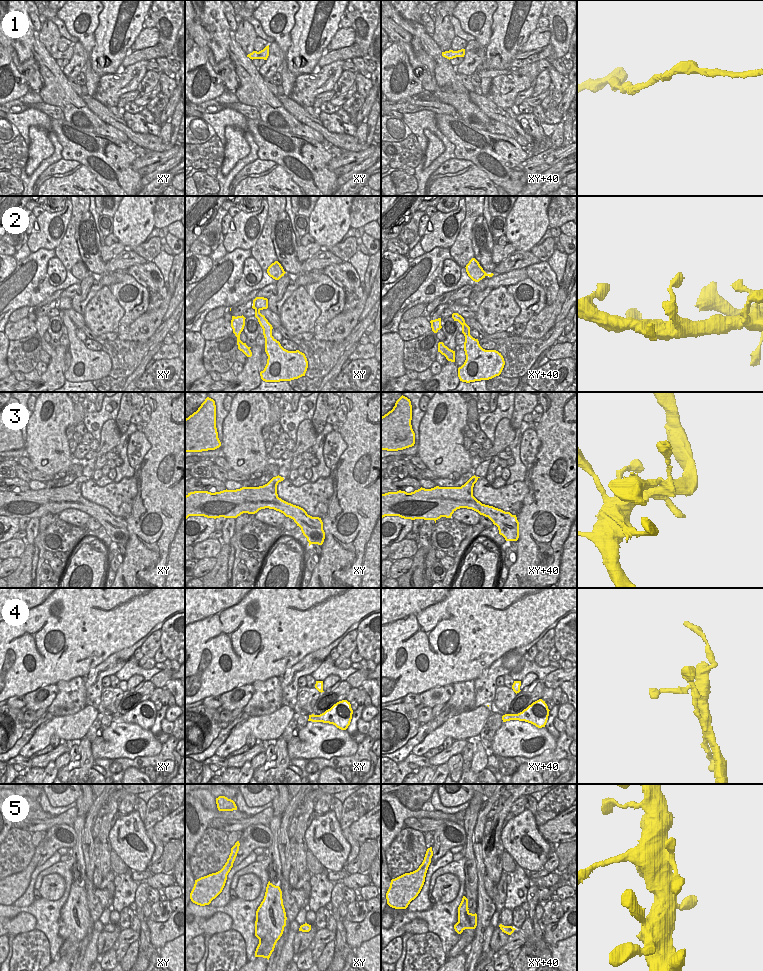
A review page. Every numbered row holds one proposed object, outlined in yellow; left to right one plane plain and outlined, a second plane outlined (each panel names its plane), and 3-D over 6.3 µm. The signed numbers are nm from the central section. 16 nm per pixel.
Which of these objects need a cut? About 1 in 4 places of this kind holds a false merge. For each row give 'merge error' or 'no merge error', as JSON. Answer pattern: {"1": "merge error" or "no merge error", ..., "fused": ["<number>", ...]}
{"1": "no merge error", "2": "no merge error", "3": "no merge error", "4": "no merge error", "5": "no merge error", "fused": []}

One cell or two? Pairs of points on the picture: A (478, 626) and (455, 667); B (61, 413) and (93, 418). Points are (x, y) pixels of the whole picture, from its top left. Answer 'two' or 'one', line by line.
A: one
B: two

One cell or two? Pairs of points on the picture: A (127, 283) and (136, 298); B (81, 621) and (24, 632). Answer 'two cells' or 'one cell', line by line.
A: one cell
B: one cell

